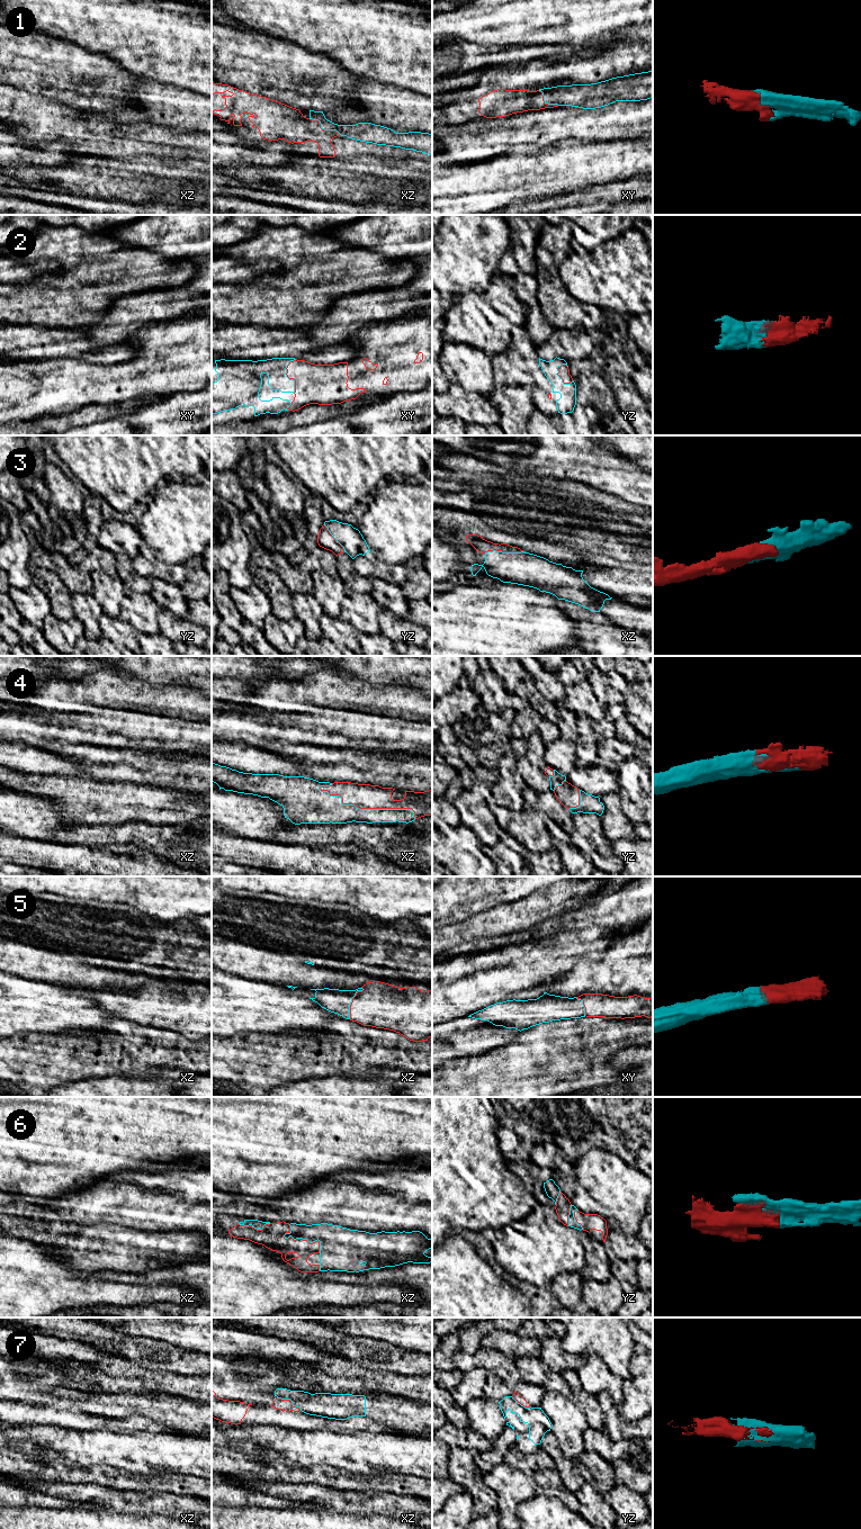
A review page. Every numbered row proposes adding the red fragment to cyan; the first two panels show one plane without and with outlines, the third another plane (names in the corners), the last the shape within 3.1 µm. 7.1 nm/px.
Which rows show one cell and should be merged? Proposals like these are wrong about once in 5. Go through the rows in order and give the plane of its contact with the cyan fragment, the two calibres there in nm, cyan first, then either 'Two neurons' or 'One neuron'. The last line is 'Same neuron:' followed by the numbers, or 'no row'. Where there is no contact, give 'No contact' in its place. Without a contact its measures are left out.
1: Touches cyan in xz. Thickness 120 nm (cyan) against 240 nm. One neuron
2: Touches cyan in xy. Thickness 150 nm (cyan) against 280 nm. One neuron
3: Touches cyan in xz. Thickness 240 nm (cyan) against 100 nm. One neuron
4: Touches cyan in xz. Thickness 170 nm (cyan) against 180 nm. One neuron
5: Touches cyan in xz. Thickness 170 nm (cyan) against 320 nm. One neuron
6: Touches cyan in xz. Thickness 220 nm (cyan) against 170 nm. One neuron
7: Touches cyan in xz. Thickness 180 nm (cyan) against 80 nm. Two neurons
Same neuron: 1, 2, 3, 4, 5, 6

